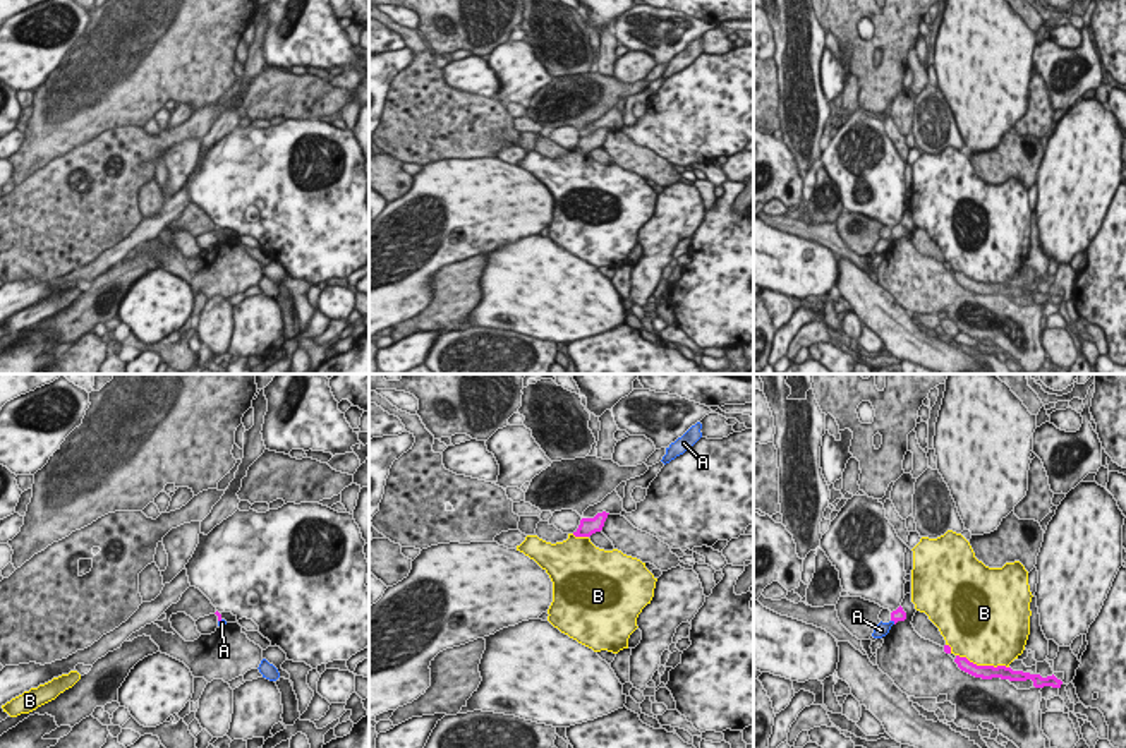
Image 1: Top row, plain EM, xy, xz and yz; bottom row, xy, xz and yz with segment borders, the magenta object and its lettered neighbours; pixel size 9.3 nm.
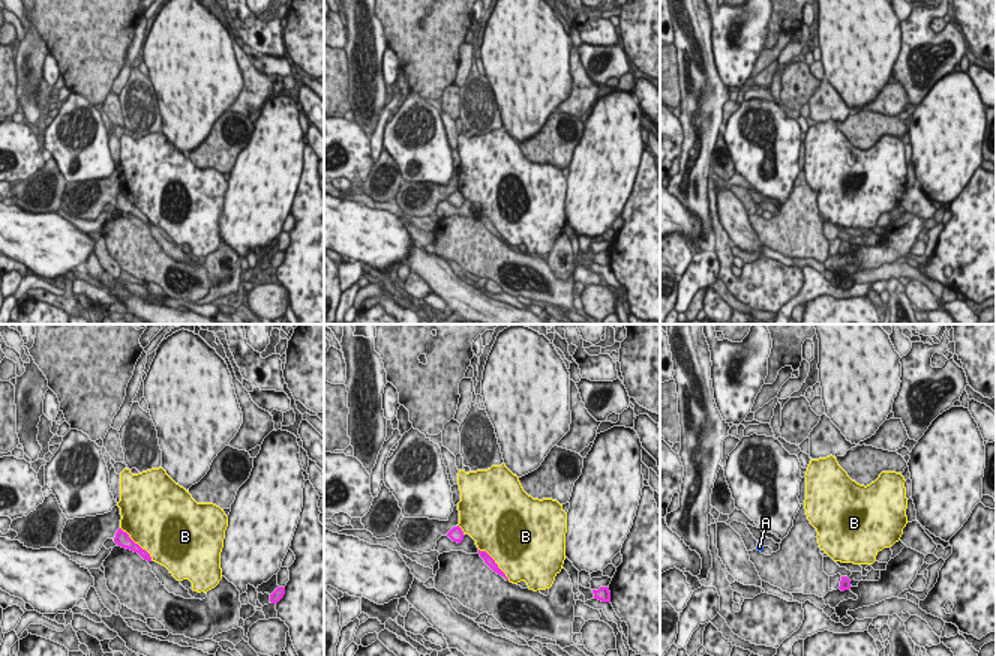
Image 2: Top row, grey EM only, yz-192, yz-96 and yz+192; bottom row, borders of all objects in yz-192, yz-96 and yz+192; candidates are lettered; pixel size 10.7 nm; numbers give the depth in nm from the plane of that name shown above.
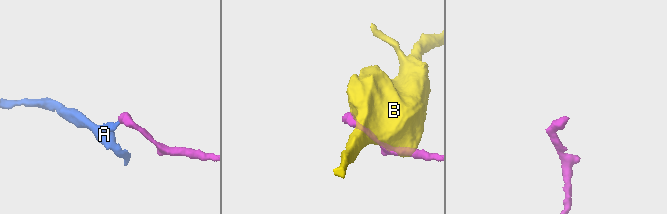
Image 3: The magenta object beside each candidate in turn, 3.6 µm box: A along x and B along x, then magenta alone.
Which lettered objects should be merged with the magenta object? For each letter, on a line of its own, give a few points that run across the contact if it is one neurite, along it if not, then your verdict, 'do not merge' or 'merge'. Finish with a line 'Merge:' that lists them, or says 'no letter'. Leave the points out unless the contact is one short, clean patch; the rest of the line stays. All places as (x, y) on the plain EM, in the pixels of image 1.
A: line yz (898, 230), (893, 235), (881, 246); merge
B: do not merge
Merge: A

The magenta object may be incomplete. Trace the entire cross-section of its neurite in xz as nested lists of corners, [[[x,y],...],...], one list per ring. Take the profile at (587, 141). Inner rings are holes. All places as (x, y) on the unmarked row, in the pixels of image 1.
[[[597,129],[594,134],[582,134],[578,144],[573,148],[575,153],[590,153],[601,148],[609,129]]]

